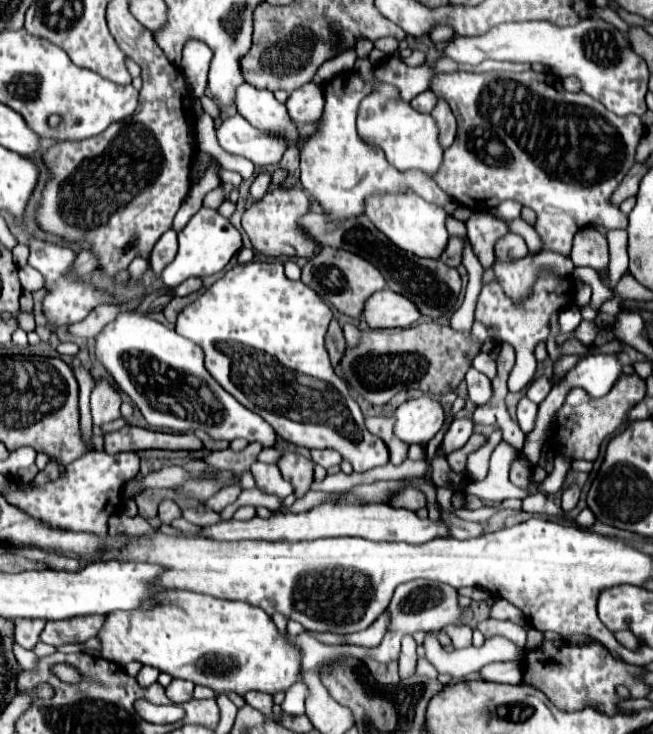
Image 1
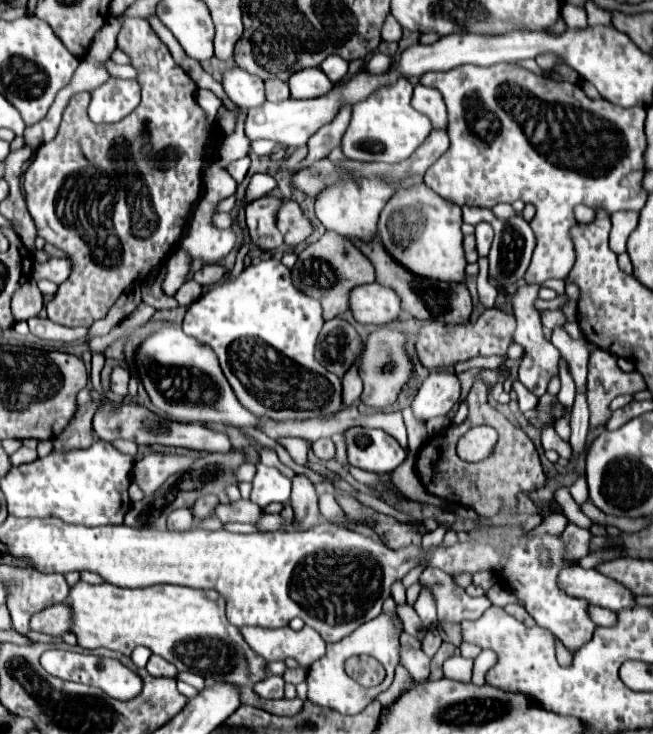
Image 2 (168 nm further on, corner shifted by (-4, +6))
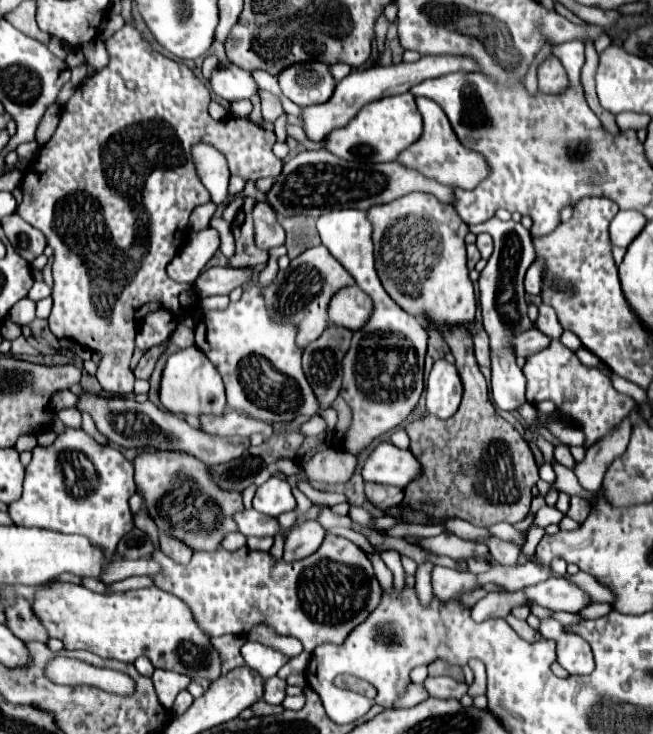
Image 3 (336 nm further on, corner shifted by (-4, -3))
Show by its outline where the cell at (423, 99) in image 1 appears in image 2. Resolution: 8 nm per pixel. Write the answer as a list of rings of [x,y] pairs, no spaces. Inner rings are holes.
[[[422,84],[414,86],[412,106],[416,110],[424,112],[432,120],[434,128],[446,128],[446,124],[448,124],[448,120],[446,120],[446,106],[444,106],[444,100],[442,100],[438,90],[422,86]]]

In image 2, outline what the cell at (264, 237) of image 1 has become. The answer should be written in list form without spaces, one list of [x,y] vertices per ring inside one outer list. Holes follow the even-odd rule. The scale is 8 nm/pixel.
[[[262,196],[246,206],[246,224],[252,242],[262,250],[274,250],[284,244],[282,234],[276,226],[278,208],[284,204],[278,196]]]

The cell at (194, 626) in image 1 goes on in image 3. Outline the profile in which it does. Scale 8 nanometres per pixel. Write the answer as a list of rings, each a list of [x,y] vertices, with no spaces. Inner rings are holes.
[[[56,581],[52,585],[44,585],[42,589],[38,589],[32,601],[32,611],[38,617],[38,621],[42,621],[50,637],[64,641],[64,649],[86,649],[104,659],[118,659],[124,663],[134,663],[136,657],[144,655],[158,669],[176,671],[176,673],[182,673],[194,679],[206,677],[214,681],[220,677],[220,657],[214,651],[210,637],[198,629],[198,625],[194,623],[192,611],[184,605],[184,601],[178,601],[178,597],[158,587],[130,589],[130,591],[100,595],[100,593],[86,589],[84,585]]]

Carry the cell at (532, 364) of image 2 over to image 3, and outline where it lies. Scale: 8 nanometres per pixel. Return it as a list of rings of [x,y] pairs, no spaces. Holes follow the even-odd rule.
[[[552,341],[550,347],[546,347],[544,351],[530,355],[524,365],[524,375],[528,379],[526,399],[530,403],[552,401],[558,413],[570,415],[570,419],[584,433],[586,449],[594,445],[594,441],[600,441],[602,437],[610,435],[614,427],[620,425],[630,413],[630,409],[636,405],[632,397],[618,393],[612,387],[612,381],[606,375],[602,375],[596,367],[582,365],[576,353],[564,347],[560,341]]]

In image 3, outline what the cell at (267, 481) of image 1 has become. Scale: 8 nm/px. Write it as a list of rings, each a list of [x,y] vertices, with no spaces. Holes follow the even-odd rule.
[[[270,477],[264,485],[258,487],[254,495],[254,509],[272,517],[280,513],[296,509],[296,499],[292,495],[292,487],[282,477]]]

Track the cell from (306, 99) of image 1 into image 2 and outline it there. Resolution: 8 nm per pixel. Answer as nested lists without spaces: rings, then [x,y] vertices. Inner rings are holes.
[[[306,68],[302,72],[296,72],[290,76],[288,84],[290,84],[290,96],[298,100],[320,98],[334,88],[334,84],[320,68]]]

